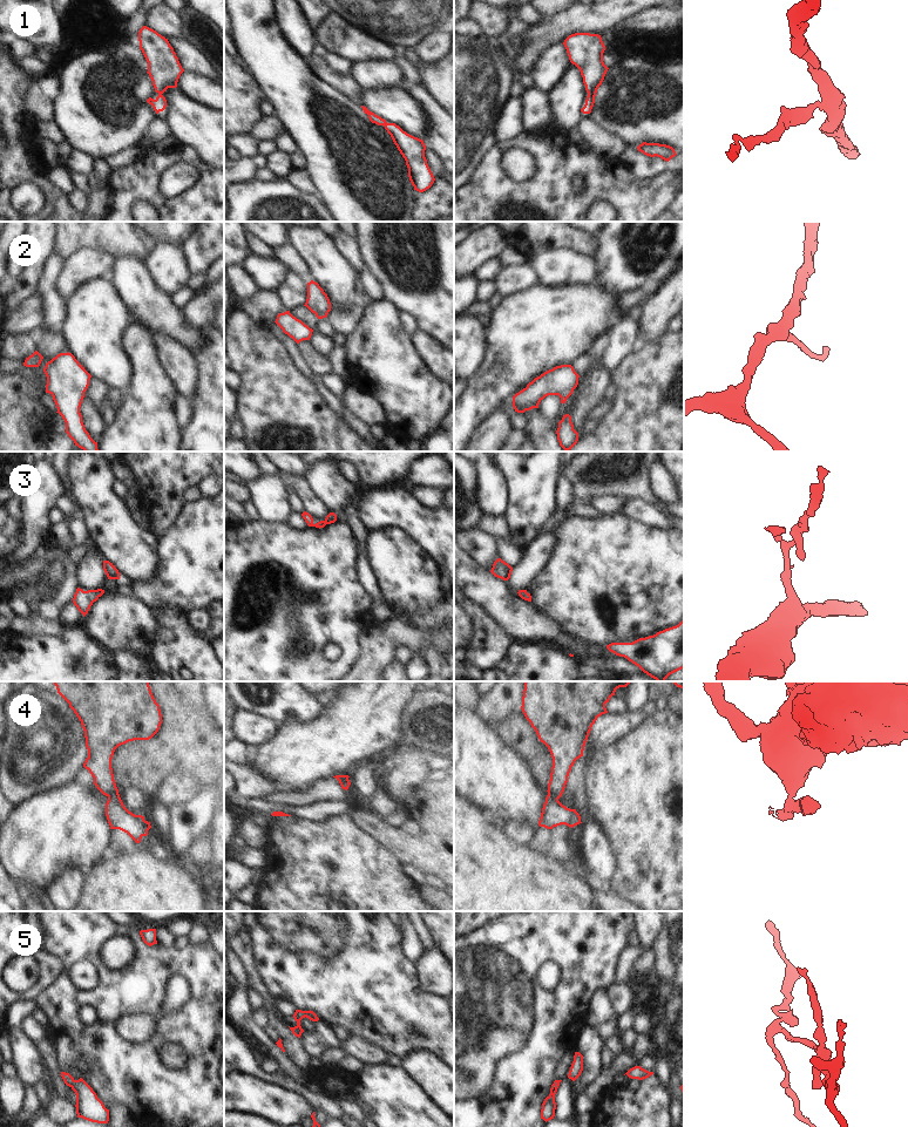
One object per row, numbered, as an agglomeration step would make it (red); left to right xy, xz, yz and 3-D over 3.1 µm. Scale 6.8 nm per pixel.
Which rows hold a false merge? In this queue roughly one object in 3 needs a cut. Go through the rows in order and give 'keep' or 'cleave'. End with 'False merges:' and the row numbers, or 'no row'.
1: keep
2: keep
3: keep
4: cleave
5: keep
False merges: 4

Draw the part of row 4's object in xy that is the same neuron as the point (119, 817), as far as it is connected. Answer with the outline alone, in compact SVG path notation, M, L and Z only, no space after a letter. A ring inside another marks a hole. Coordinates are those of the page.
M120 794L108 796L106 816L110 829L127 833L136 843L140 843L151 828L150 822L145 821L144 816L135 815L124 807Z

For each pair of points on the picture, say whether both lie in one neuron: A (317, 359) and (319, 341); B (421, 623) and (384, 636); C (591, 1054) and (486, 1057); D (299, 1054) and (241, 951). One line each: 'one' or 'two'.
A: two
B: two
C: two
D: one

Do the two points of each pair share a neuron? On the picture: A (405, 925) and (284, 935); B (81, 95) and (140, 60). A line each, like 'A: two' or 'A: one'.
A: two
B: two

